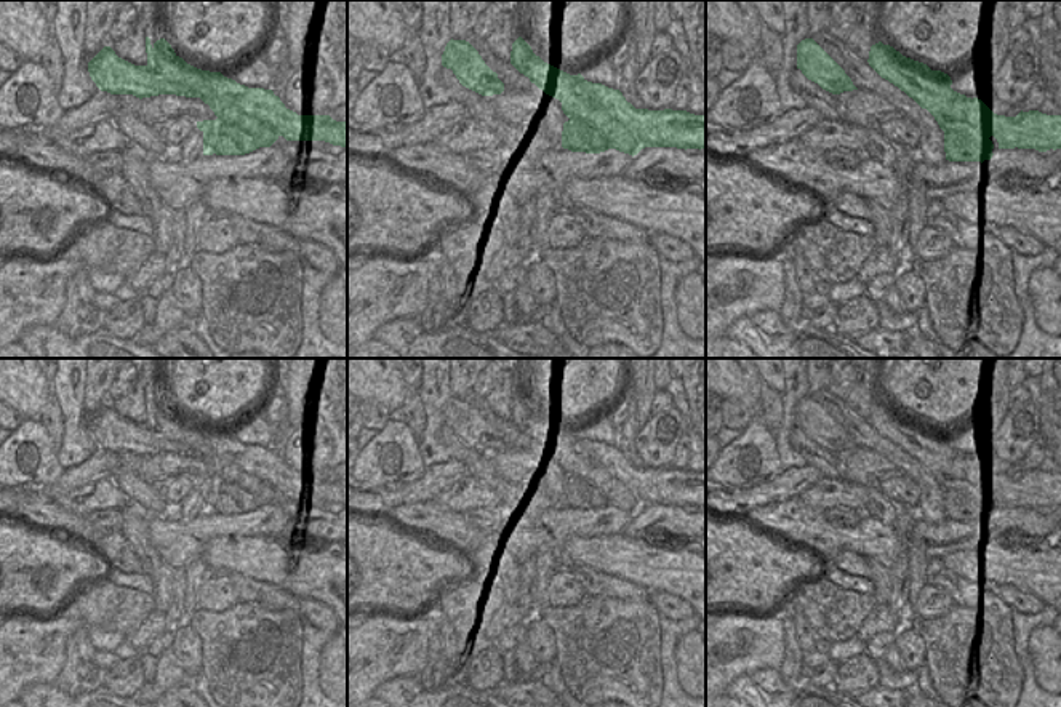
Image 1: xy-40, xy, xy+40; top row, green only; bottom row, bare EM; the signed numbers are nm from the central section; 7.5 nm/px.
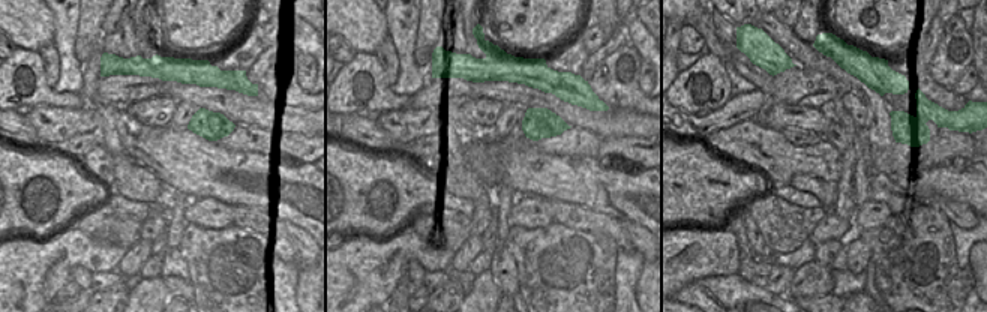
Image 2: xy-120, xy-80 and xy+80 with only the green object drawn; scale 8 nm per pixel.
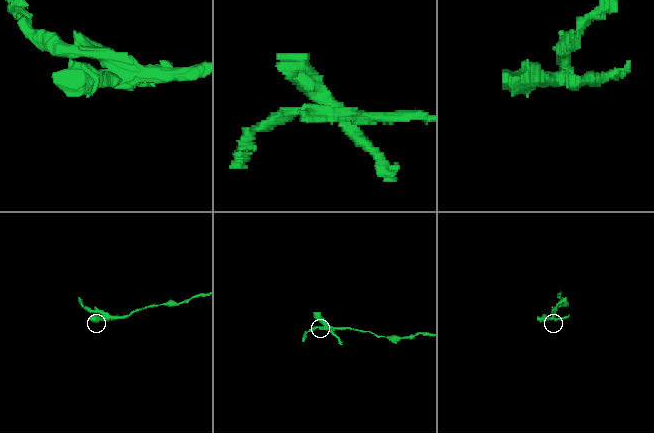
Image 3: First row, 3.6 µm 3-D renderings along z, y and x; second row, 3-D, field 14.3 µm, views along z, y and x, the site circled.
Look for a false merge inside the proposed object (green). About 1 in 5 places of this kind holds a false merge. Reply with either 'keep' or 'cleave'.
cleave

